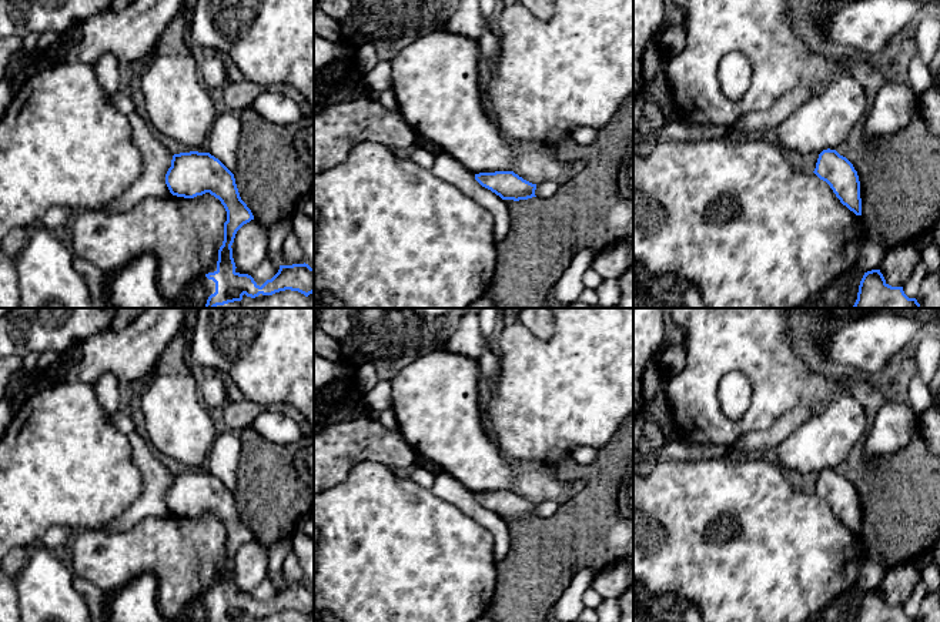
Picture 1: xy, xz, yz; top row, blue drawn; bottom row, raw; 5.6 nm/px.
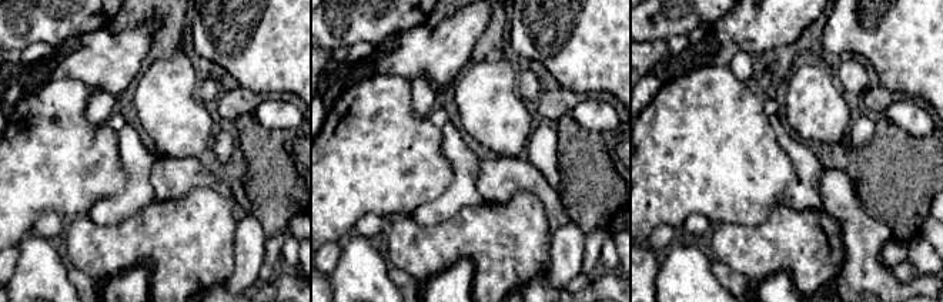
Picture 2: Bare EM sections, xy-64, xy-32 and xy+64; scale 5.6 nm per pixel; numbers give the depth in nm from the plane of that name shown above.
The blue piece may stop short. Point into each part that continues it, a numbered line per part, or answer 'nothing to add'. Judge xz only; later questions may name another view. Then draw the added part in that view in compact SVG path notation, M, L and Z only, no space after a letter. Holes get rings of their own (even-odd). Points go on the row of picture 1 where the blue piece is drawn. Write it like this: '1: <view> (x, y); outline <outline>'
nothing to add

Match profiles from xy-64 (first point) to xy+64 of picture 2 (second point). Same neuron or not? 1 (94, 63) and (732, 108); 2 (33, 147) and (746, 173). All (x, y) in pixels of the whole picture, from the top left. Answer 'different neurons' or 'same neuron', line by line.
1: different neurons
2: same neuron

